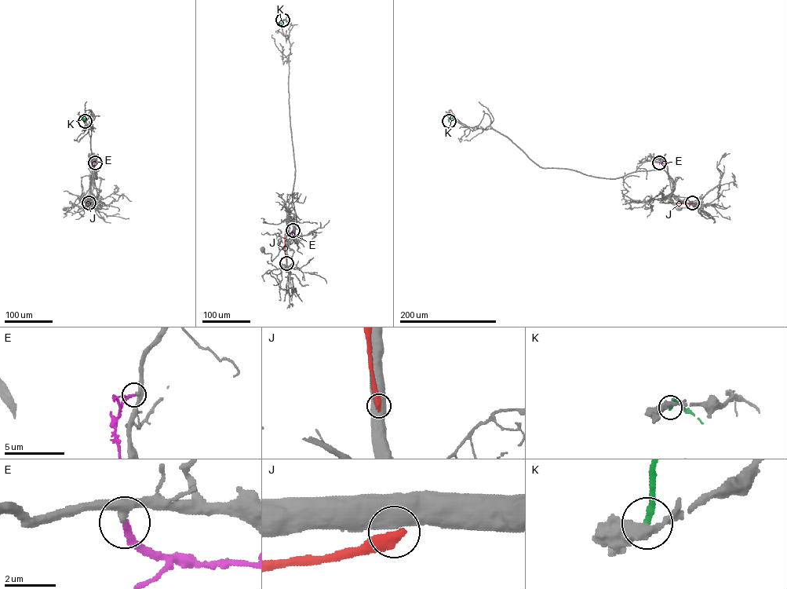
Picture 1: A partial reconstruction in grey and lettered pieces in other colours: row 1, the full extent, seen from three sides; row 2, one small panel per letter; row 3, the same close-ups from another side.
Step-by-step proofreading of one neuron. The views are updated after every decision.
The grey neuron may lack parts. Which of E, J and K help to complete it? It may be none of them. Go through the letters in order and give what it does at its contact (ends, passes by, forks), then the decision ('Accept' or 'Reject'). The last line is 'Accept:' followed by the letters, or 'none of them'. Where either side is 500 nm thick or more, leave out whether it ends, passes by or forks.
E: It ends there. Reject
J: Reject
K: It ends there. Reject
Accept: none of them

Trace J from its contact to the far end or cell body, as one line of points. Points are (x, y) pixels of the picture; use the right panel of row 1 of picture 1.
J: (692, 203), (662, 203)

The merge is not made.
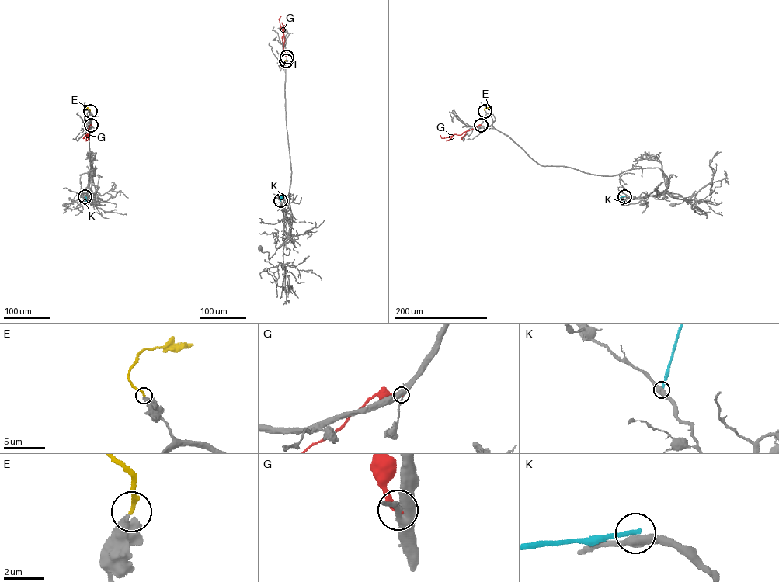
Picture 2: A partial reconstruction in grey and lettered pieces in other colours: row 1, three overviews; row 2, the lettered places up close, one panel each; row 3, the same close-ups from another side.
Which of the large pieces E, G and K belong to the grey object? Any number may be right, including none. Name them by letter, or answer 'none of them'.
E

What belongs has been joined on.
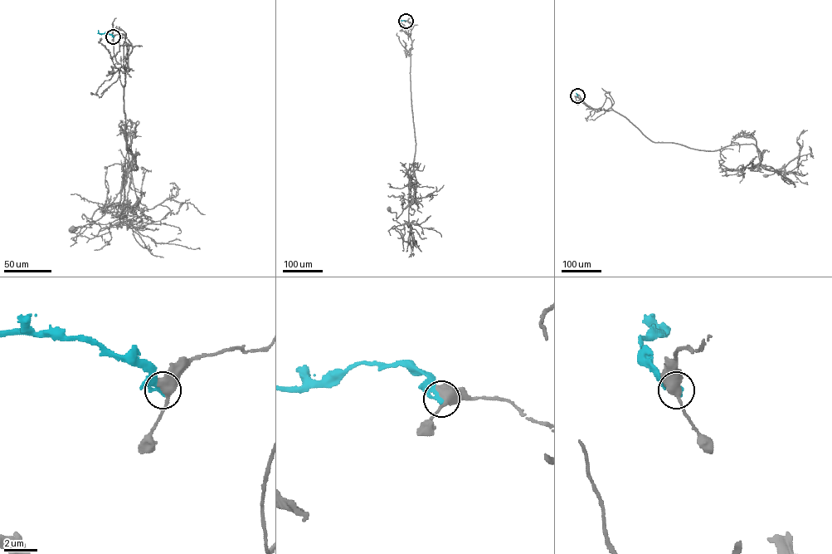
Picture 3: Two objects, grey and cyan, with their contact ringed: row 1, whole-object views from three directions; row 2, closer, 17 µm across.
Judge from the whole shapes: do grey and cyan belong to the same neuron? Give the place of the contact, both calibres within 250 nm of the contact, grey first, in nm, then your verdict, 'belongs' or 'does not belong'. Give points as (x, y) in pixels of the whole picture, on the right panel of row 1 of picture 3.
at (577, 95); 550 nm thick on the grey side, 440 nm on the other; does not belong

